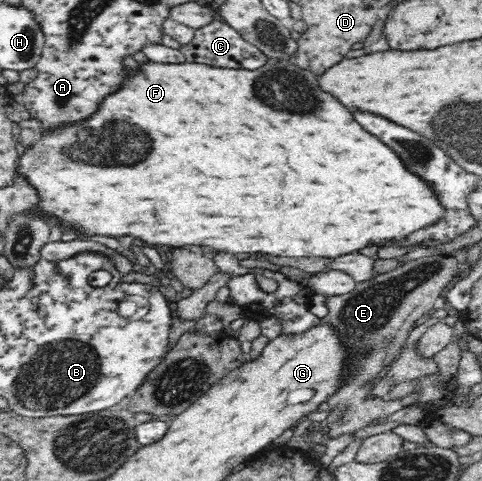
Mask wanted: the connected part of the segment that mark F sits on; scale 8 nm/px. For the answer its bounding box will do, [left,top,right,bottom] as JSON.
[16,59,446,257]

